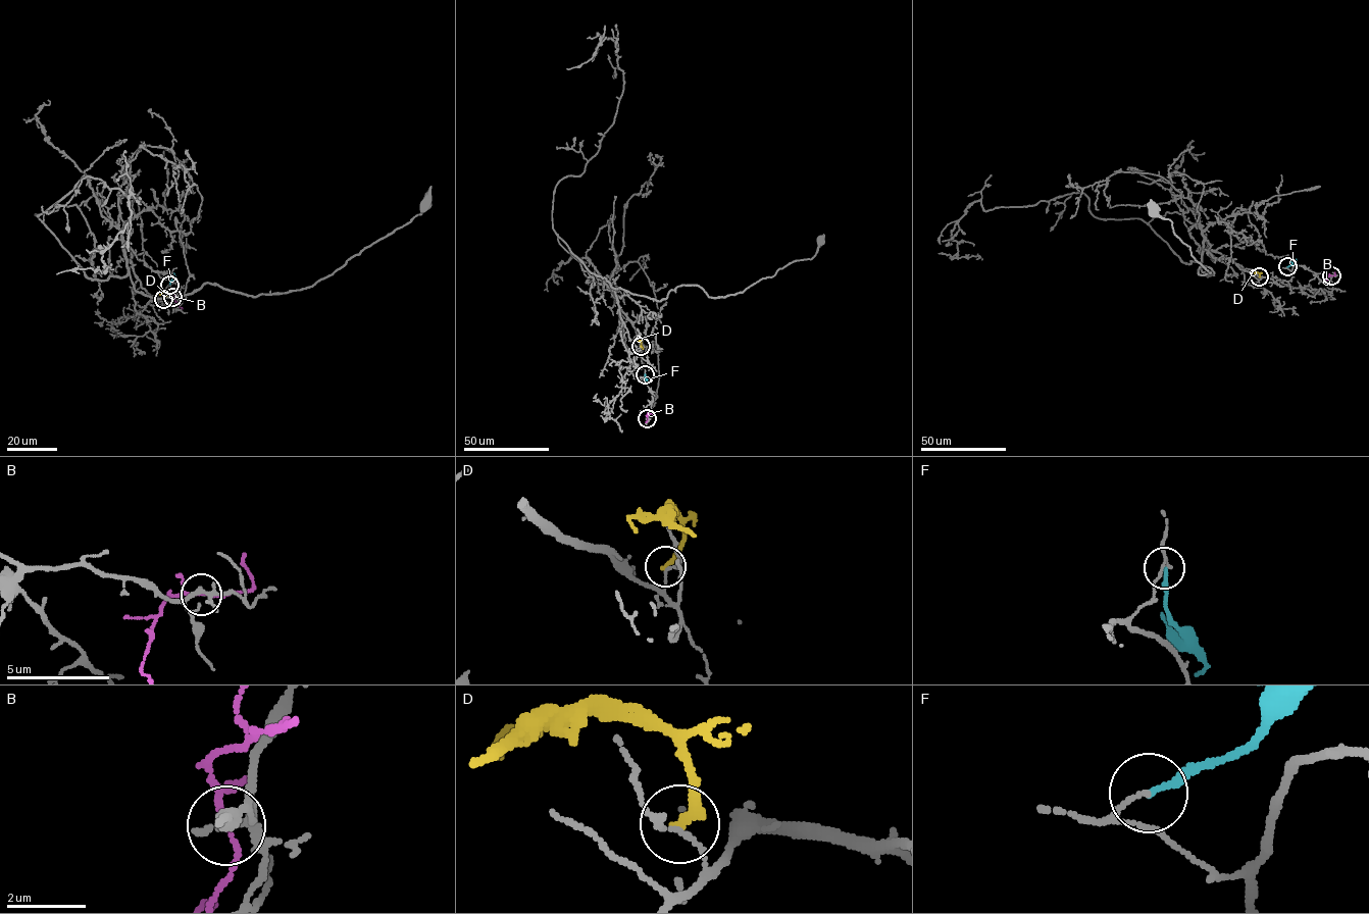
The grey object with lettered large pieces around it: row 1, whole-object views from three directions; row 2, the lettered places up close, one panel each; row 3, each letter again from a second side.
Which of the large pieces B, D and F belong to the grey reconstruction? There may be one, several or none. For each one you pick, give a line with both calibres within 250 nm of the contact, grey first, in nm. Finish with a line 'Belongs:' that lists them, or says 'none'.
Belongs: none

